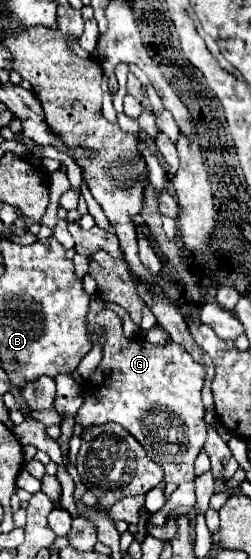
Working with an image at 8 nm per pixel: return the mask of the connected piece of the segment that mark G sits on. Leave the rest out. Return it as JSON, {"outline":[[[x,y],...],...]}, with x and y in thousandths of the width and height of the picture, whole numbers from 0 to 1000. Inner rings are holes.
{"outline":[[[442,553],[402,556],[394,564],[355,560],[347,571],[355,571],[347,581],[355,581],[363,610],[378,610],[394,589],[418,585],[426,614],[410,621],[402,653],[363,667],[363,678],[339,685],[339,721],[323,725],[299,753],[331,764],[402,760],[434,753],[490,760],[586,803],[610,825],[625,825],[649,835],[657,864],[713,868],[729,860],[769,860],[777,857],[769,828],[825,785],[825,760],[809,753],[817,728],[801,717],[801,696],[817,682],[809,653],[777,649],[769,639],[721,617],[697,617],[689,610],[673,610],[665,617],[602,617],[594,610],[570,610],[570,606],[498,606],[482,574],[466,560],[450,560]]]}

